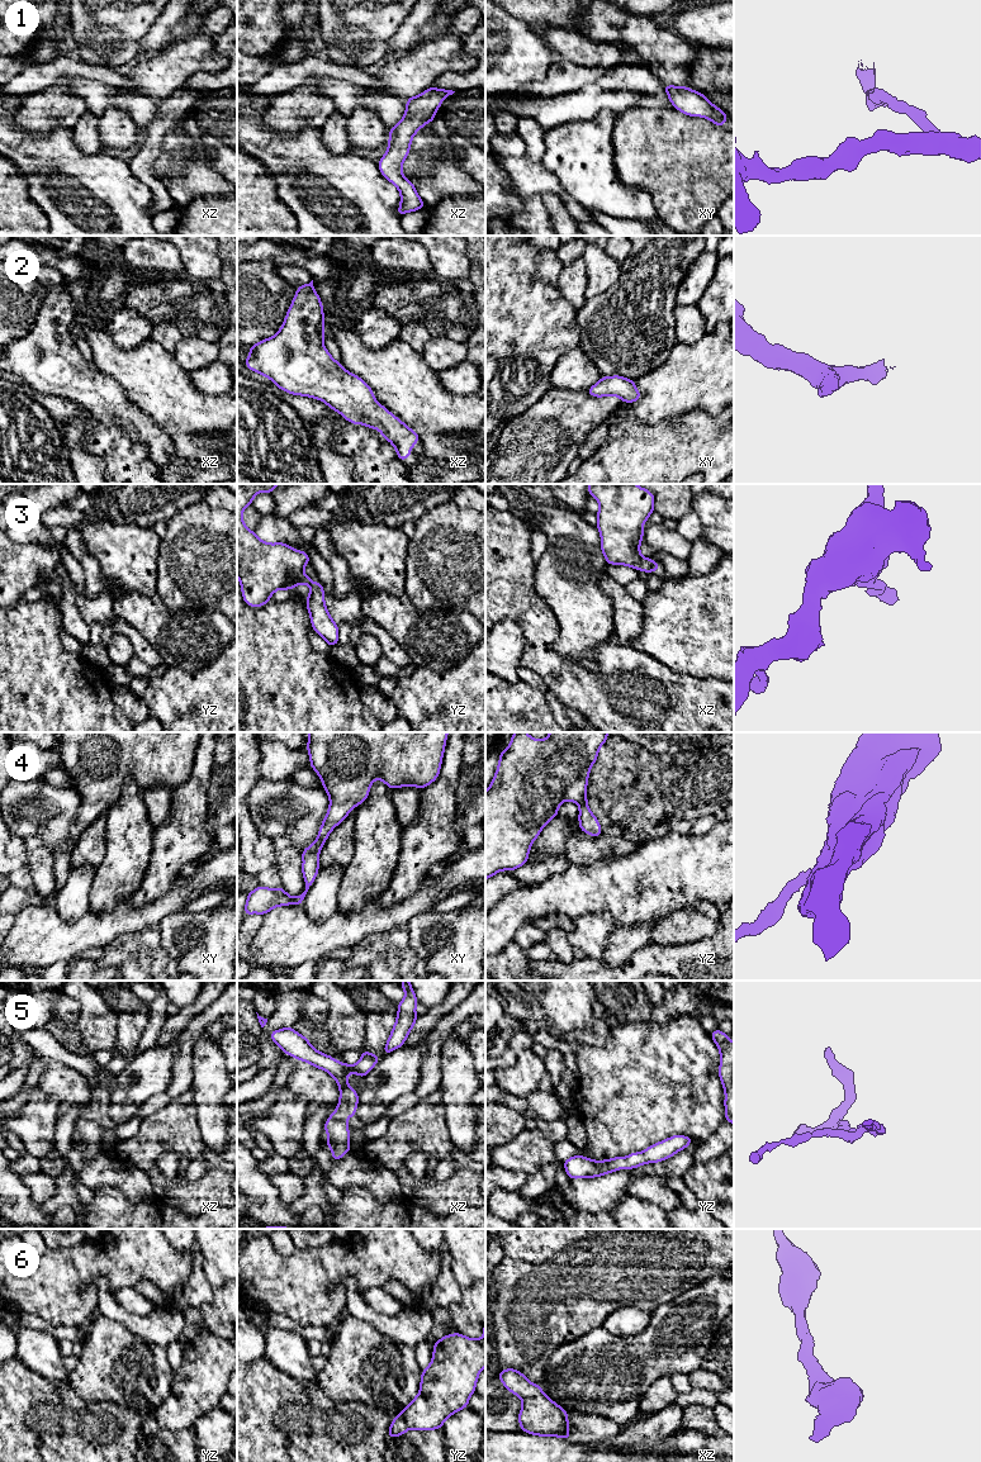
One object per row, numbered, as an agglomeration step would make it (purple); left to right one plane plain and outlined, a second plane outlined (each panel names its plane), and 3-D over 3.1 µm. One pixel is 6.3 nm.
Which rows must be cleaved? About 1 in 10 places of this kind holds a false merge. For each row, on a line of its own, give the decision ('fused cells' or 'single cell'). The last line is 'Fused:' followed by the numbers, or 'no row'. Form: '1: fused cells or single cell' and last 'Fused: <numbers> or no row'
1: single cell
2: single cell
3: single cell
4: single cell
5: single cell
6: single cell
Fused: no row

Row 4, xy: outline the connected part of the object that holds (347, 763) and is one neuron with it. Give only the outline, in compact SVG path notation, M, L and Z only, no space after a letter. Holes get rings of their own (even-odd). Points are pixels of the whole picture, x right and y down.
M308 732L307 750L311 768L317 772L330 797L330 808L319 827L317 839L302 851L302 873L305 891L290 897L283 887L256 887L247 894L243 915L266 915L275 907L300 905L319 870L319 851L331 831L341 823L350 811L365 802L375 779L382 779L389 789L399 787L430 785L437 779L449 732Z

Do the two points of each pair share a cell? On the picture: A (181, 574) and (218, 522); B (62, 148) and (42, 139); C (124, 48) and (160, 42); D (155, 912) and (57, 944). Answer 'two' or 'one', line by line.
A: one
B: one
C: two
D: one

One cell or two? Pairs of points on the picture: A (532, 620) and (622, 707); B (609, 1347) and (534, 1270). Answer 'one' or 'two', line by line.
A: one
B: two

